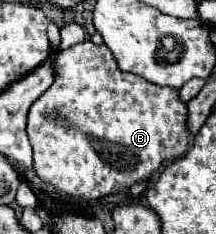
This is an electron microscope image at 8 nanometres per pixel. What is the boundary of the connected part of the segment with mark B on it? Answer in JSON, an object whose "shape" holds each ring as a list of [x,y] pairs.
{"shape":[[[85,40],[67,50],[59,50],[53,68],[53,86],[29,108],[27,136],[33,148],[35,176],[55,186],[65,196],[99,200],[109,194],[127,192],[131,184],[149,178],[163,162],[179,158],[189,150],[189,132],[185,126],[187,104],[179,100],[179,92],[121,72],[105,44],[95,46],[91,40]]]}

